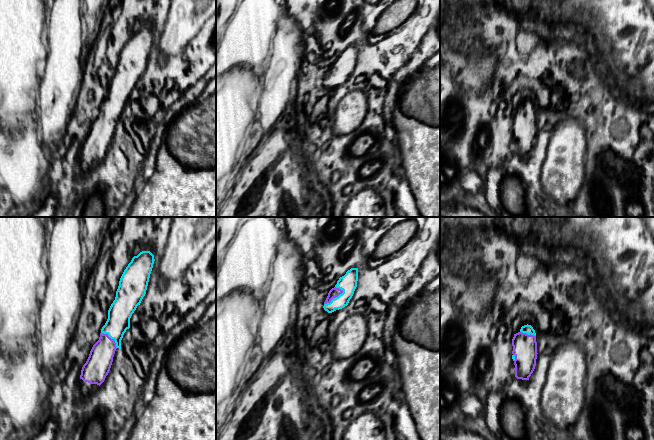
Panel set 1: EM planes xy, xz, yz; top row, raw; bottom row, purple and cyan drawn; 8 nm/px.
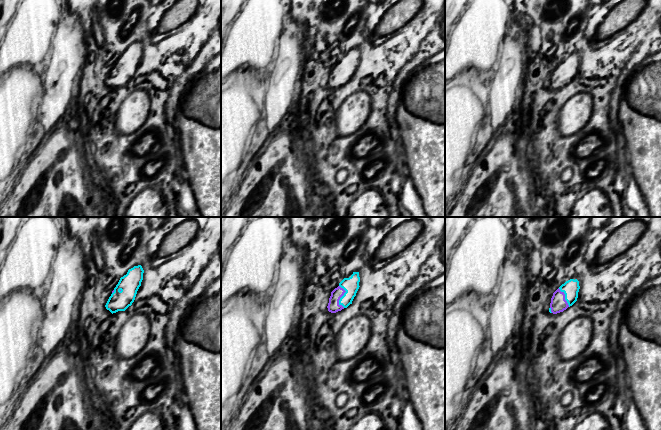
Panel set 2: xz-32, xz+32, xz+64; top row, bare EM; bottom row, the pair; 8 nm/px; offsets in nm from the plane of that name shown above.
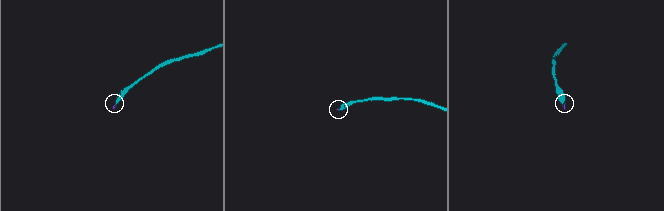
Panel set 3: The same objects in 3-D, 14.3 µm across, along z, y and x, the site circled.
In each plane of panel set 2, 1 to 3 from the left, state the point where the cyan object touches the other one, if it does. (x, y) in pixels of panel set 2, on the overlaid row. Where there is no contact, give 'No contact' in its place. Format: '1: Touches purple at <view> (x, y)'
1: Touches purple at xz-32 (113, 291)
2: Touches purple at xz+32 (341, 296)
3: Touches purple at xz+64 (564, 297)

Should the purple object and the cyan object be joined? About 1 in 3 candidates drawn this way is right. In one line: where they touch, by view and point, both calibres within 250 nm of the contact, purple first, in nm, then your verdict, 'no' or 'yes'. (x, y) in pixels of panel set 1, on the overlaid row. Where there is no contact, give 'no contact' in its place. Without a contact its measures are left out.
xz (334, 297) | 80/140 nm | yes

